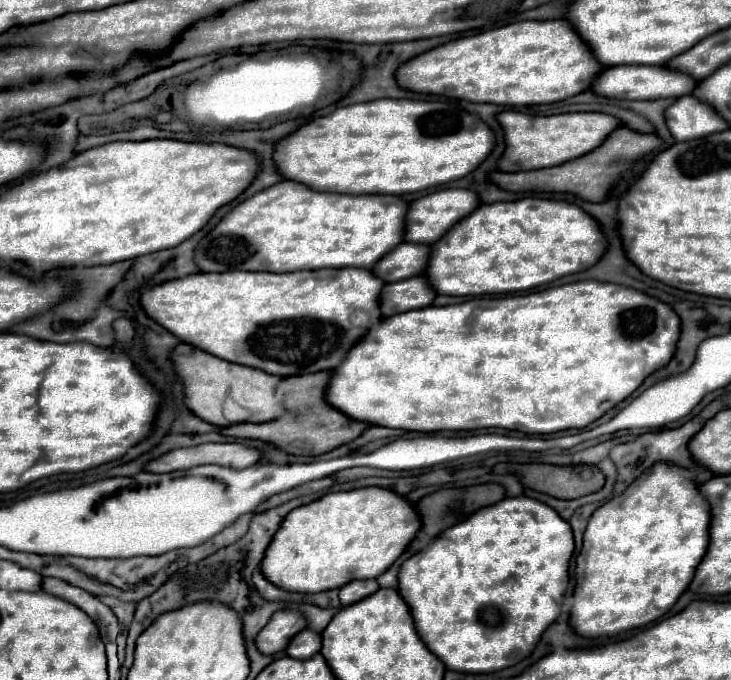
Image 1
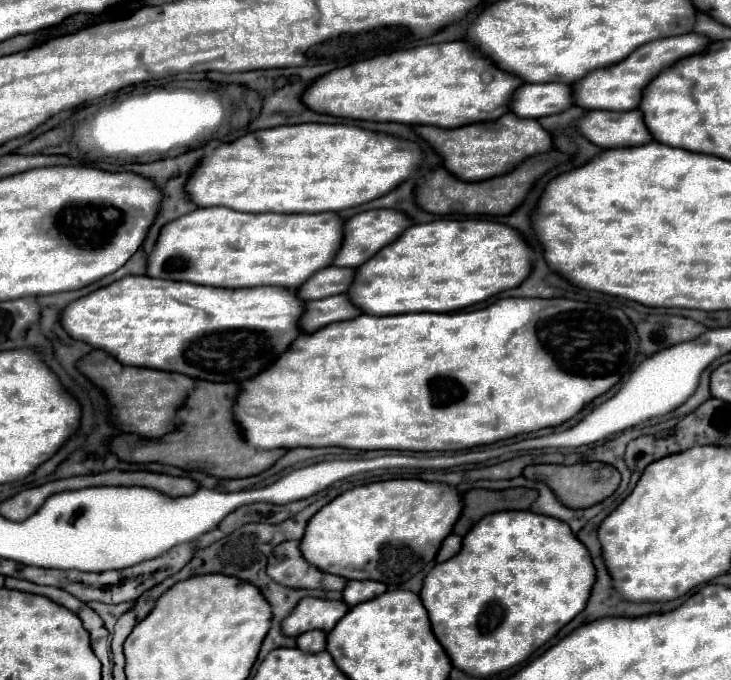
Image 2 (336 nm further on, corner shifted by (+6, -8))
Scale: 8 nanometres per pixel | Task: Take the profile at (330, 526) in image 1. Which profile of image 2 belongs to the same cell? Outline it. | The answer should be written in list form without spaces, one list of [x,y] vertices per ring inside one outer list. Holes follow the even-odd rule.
[[[394,478],[356,486],[334,498],[320,512],[316,512],[316,516],[312,516],[302,540],[304,556],[308,556],[308,560],[312,560],[316,568],[324,568],[324,572],[332,572],[348,580],[382,582],[386,578],[388,586],[400,586],[414,574],[418,574],[422,566],[436,558],[442,540],[452,532],[462,514],[462,508],[462,494],[454,486],[442,482],[424,482],[420,478]]]

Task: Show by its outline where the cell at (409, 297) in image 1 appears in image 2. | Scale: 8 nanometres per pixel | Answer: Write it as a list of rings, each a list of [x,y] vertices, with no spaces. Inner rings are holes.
[[[346,294],[328,296],[324,300],[312,300],[312,302],[306,302],[304,314],[300,316],[300,330],[304,330],[304,334],[310,334],[326,324],[350,320],[360,314],[362,312],[348,300]]]

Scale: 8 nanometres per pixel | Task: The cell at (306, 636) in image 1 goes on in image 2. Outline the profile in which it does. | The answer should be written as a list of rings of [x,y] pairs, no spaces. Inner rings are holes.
[[[310,630],[298,636],[298,648],[304,652],[320,652],[326,648],[326,632]]]

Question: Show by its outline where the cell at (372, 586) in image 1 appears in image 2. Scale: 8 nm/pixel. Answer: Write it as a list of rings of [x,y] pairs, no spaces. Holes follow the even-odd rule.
[[[350,580],[344,588],[344,602],[348,602],[350,606],[372,600],[380,594],[384,594],[388,590],[386,584],[382,582],[374,582],[374,580]]]

